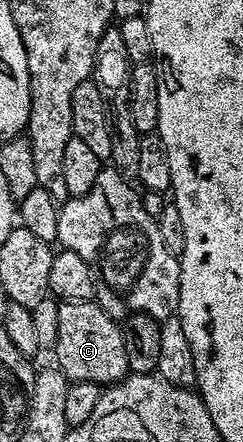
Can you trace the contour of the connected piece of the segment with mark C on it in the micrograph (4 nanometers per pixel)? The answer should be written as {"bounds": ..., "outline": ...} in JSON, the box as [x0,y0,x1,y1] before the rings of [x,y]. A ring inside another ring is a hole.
{"bounds":[52,301,130,385],"outline":[[[97,301],[59,302],[60,329],[52,354],[58,358],[57,366],[67,380],[79,383],[88,381],[99,385],[113,385],[125,379],[130,366],[126,356],[126,336],[119,320],[113,319]]]}

